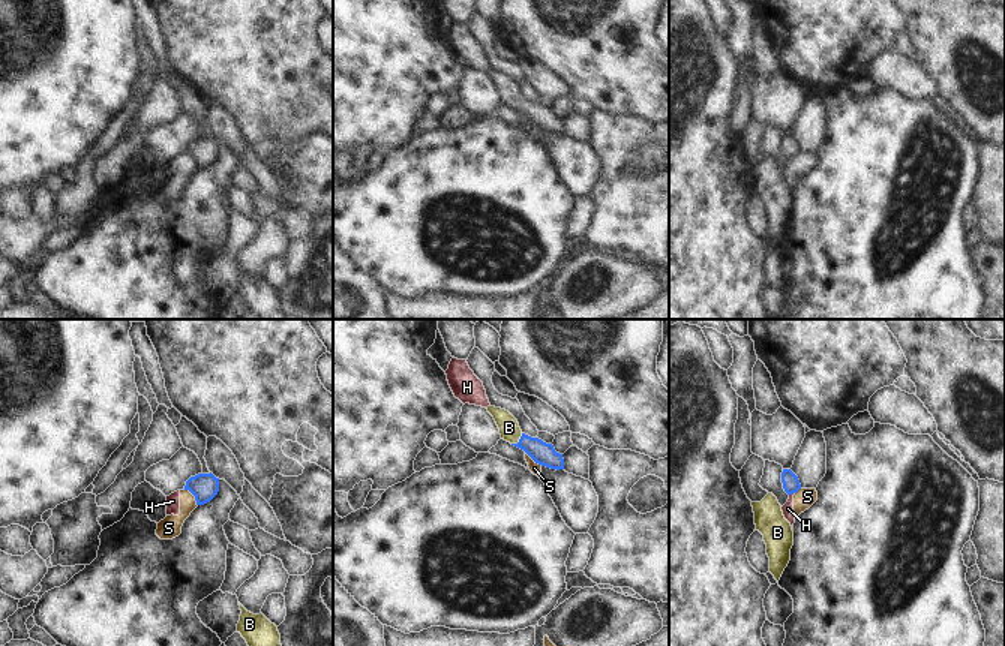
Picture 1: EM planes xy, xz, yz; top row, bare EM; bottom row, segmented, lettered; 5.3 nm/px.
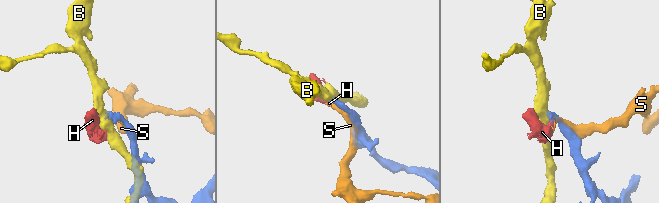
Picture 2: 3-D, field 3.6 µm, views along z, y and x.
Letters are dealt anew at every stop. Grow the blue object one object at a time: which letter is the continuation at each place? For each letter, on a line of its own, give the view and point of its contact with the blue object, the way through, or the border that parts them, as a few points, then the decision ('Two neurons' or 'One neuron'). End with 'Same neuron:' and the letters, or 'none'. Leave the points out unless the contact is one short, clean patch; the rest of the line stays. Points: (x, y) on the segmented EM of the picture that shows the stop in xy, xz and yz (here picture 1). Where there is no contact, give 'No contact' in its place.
B: Touches blue at xz (519, 441). Path across: xz (542, 453), (519, 441), (509, 427). One neuron
H: Touches blue at yz (791, 493). Boundary: yz (794, 492), (789, 495). Two neurons
S: Touches blue at xy (194, 495). Two neurons
Same neuron: B

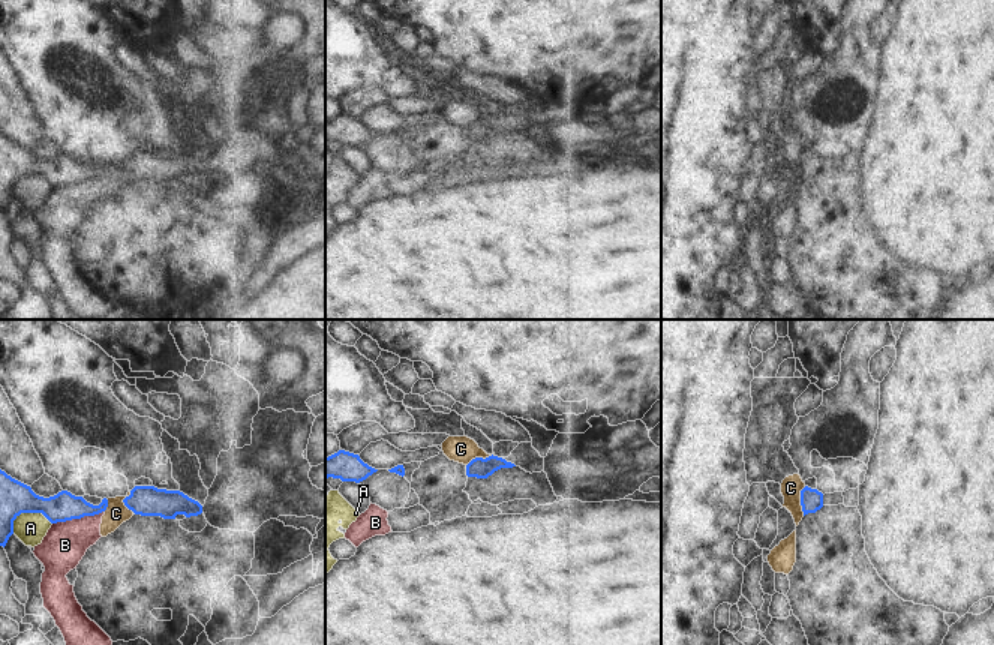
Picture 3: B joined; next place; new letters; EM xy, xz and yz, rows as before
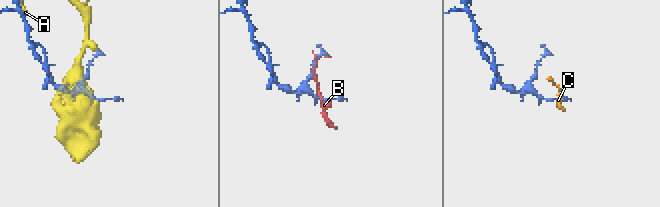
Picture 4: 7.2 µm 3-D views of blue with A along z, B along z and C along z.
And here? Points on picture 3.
A: Touches blue at xy (26, 512). Two neurons
B: Touches blue at xy (78, 518). Two neurons
C: Touches blue at yz (801, 501). Boundary: yz (805, 486), (801, 491), (802, 515). Two neurons
Same neuron: none

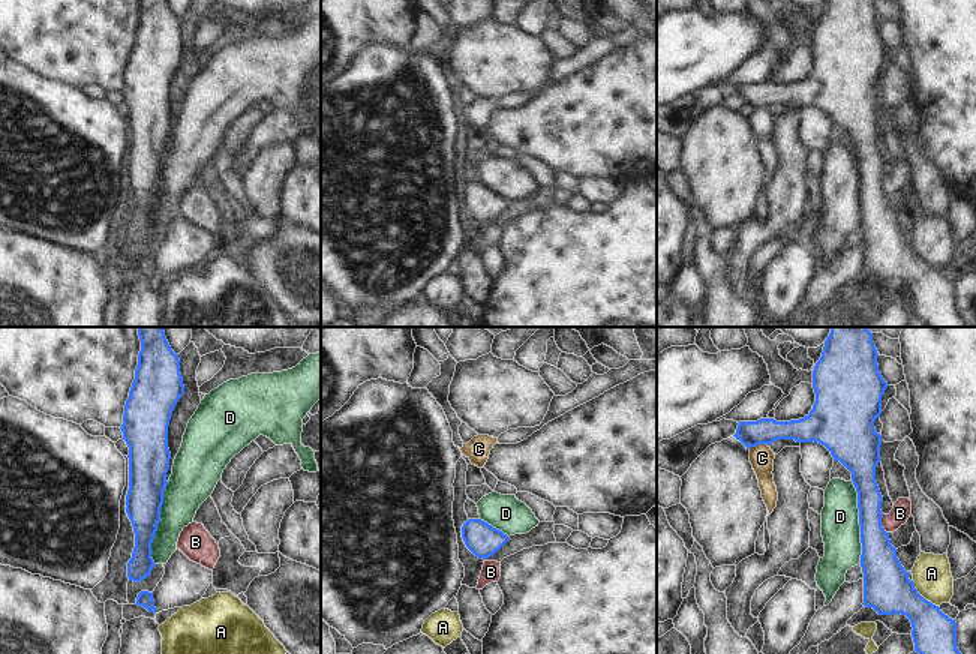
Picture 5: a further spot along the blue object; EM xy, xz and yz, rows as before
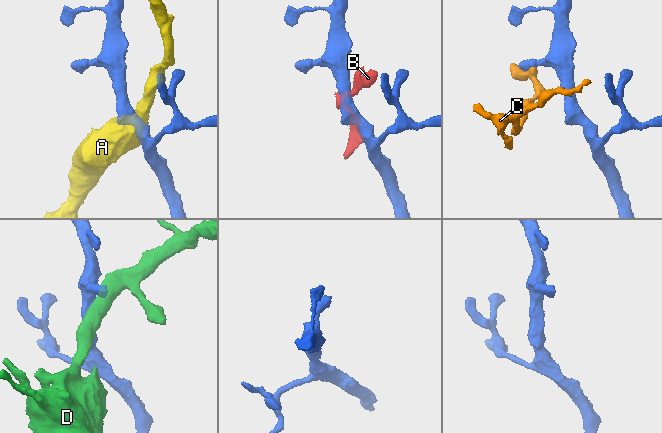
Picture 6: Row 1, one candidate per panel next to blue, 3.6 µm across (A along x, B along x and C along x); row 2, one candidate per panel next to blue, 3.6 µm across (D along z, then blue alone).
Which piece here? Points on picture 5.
A: Touches blue at yz (921, 596). Two neurons
B: Touches blue at yz (880, 524). Boundary: yz (882, 515), (882, 527), (888, 533). Two neurons
C: Touches blue at yz (759, 443). Boundary: yz (768, 444), (756, 444), (750, 449). Two neurons
D: Touches blue at yz (859, 522). Two neurons
Same neuron: none

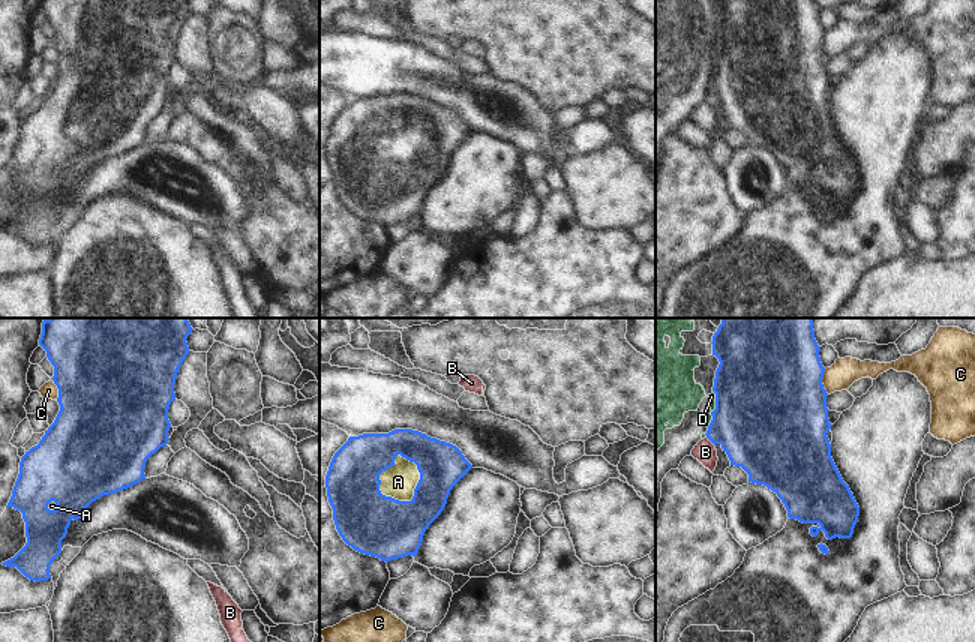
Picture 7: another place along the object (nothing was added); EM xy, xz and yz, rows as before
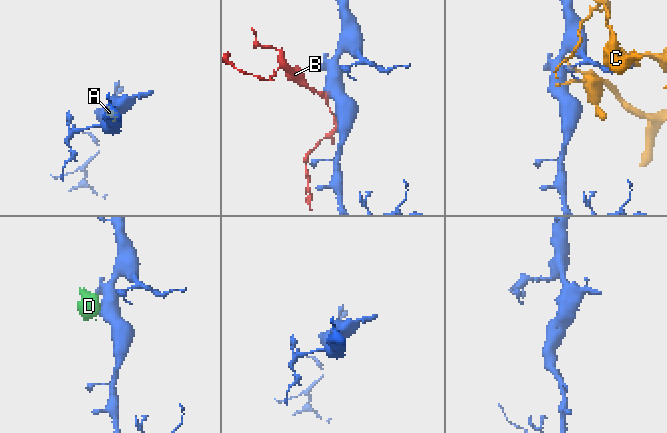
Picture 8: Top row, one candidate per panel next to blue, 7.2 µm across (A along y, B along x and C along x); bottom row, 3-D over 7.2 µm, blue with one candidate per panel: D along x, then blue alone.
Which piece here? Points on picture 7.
A: Touches blue at xz (420, 474). One neuron
B: Touches blue at yz (710, 440). Two neurons
C: Touches blue at yz (821, 381). Two neurons
D: Touches blue at yz (716, 408). Two neurons
Same neuron: A

